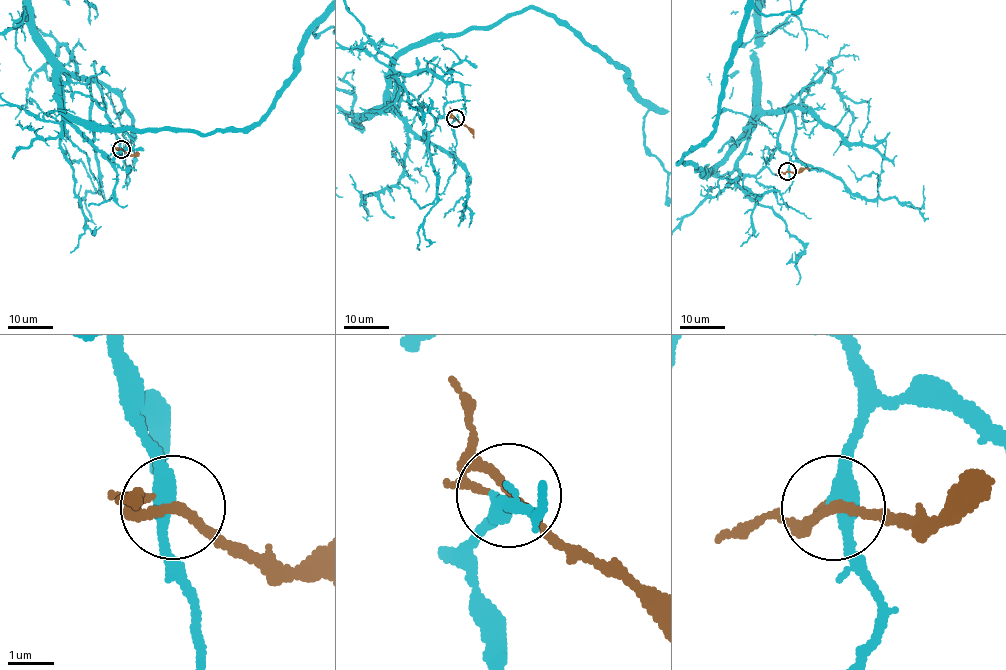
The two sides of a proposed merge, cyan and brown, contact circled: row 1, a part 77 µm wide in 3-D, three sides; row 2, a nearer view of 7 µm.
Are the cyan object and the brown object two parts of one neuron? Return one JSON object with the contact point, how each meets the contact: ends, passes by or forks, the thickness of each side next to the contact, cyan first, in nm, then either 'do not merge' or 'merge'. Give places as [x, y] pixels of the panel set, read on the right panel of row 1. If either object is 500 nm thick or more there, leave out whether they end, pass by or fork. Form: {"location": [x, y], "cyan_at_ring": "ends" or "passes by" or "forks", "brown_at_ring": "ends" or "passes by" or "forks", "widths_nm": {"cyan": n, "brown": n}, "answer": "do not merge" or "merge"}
{"location": [787, 171], "cyan_at_ring": "passes by", "brown_at_ring": "passes by", "widths_nm": {"cyan": 360, "brown": 180}, "answer": "merge"}

